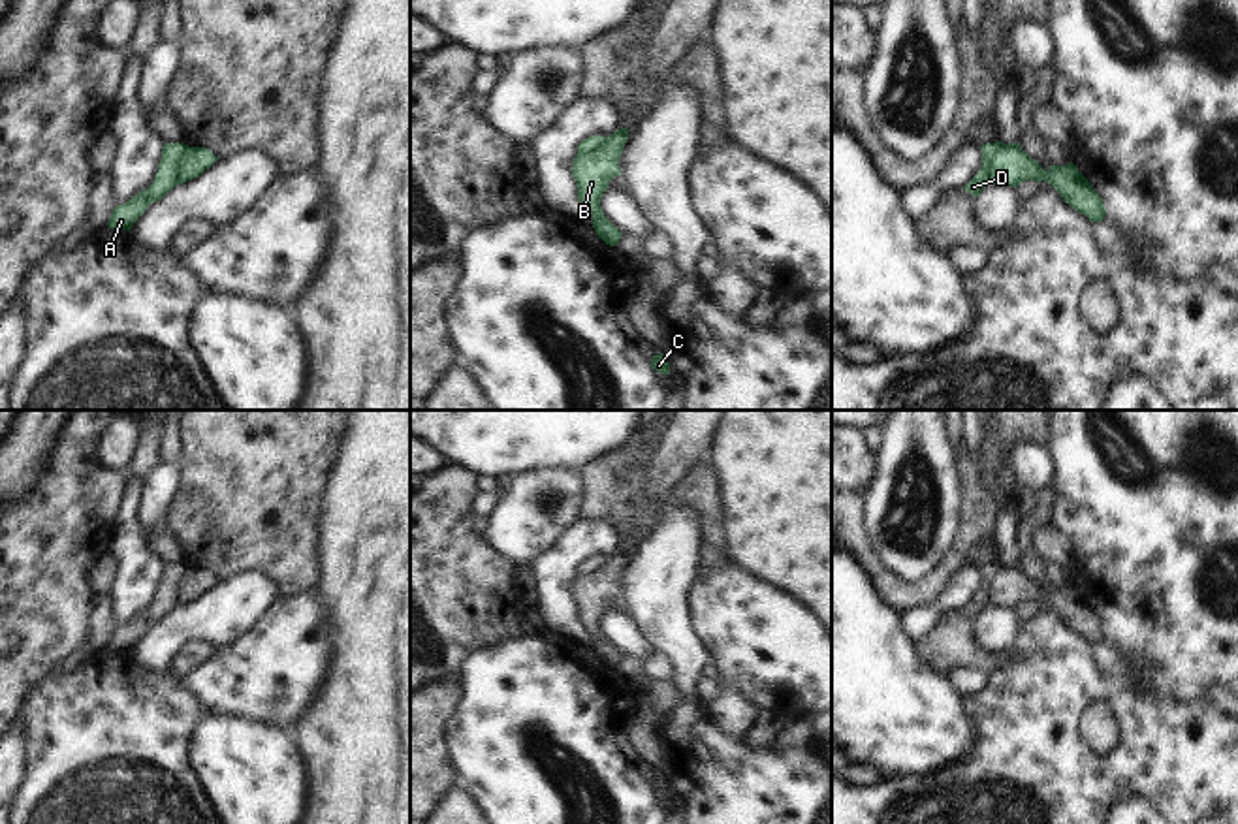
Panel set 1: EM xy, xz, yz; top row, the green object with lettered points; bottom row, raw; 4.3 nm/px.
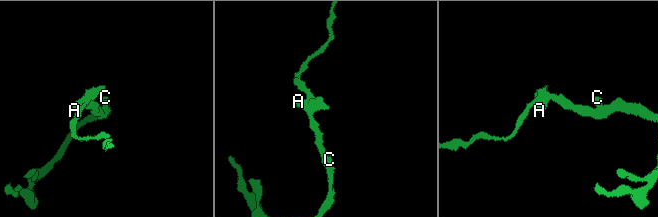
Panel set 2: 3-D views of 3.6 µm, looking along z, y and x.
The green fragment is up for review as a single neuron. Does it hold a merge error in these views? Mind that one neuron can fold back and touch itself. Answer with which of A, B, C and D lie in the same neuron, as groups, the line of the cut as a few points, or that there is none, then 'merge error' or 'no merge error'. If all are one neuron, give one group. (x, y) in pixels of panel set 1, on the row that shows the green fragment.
A B C / D | yz (998, 143), (988, 168), (988, 183) | merge error

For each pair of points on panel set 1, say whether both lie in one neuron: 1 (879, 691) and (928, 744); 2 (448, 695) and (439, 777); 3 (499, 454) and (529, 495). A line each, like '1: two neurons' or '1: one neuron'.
1: one neuron
2: one neuron
3: two neurons

